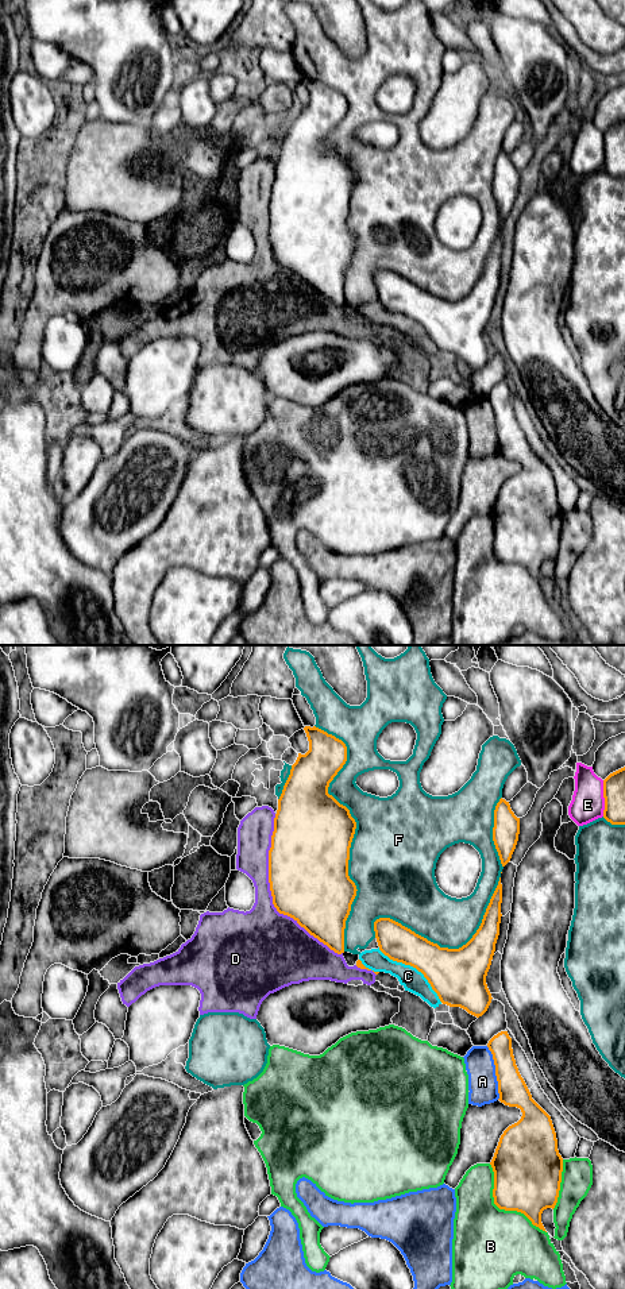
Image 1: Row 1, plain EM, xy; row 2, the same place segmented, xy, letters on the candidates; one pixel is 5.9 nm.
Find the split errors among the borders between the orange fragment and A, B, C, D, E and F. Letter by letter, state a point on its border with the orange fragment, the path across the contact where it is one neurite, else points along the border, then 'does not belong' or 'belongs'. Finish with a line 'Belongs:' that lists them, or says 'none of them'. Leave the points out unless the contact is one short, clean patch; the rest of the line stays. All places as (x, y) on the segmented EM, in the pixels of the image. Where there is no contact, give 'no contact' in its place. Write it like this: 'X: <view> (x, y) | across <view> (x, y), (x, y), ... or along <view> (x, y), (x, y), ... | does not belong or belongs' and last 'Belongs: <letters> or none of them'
A: xy (496, 1073) | does not belong
B: xy (501, 1208) | does not belong
C: xy (415, 967) | does not belong
D: xy (272, 894) | does not belong
E: xy (604, 797) | does not belong
F: xy (354, 832) | does not belong
Belongs: none of them

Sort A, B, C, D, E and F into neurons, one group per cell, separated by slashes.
A / B / C D / E / F

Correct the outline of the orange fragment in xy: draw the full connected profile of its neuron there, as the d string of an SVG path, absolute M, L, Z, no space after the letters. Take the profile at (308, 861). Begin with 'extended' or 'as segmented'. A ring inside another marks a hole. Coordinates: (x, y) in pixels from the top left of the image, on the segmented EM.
as segmented | M313 726L304 728L309 750L298 753L278 799L271 848L269 883L273 904L293 918L310 935L337 954L344 953L344 929L356 896L348 876L350 848L356 822L350 810L328 794L329 783L347 761L346 744Z

